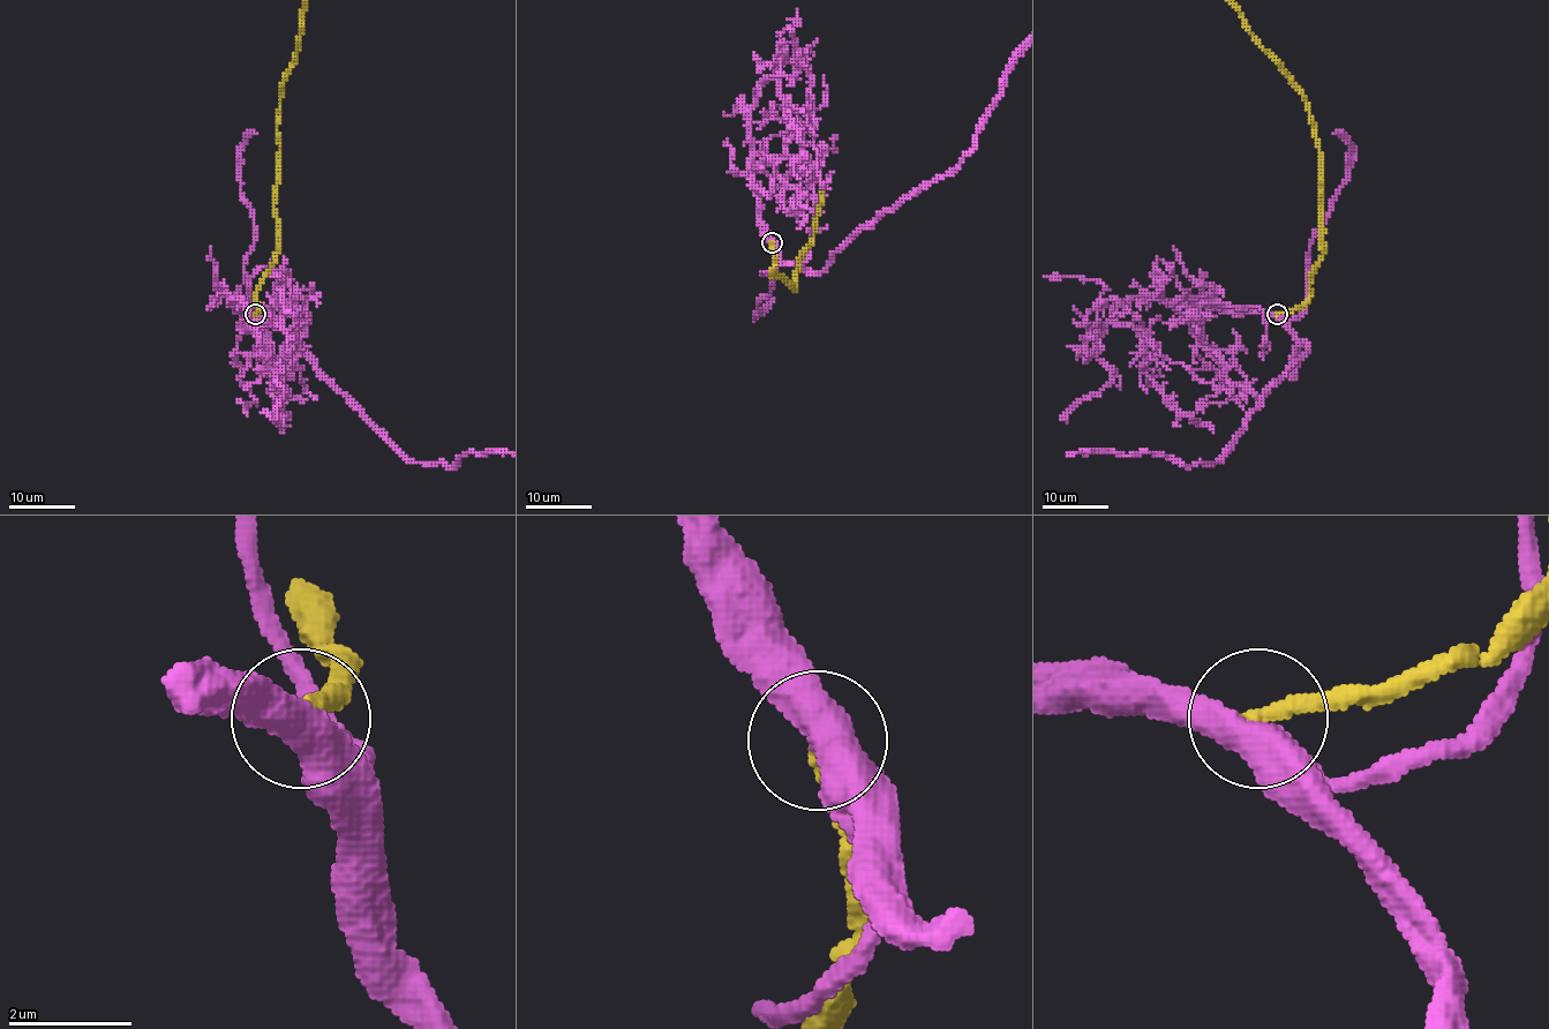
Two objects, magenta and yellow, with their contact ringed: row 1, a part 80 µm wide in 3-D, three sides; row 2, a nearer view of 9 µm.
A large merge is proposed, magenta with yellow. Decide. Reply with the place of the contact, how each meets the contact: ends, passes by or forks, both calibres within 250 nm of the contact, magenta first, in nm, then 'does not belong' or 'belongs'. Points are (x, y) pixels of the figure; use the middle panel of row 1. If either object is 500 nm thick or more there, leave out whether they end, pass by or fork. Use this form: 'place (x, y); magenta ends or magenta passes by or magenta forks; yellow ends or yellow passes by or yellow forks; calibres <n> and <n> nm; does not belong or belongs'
place (772, 242); calibres 550 and 280 nm; does not belong

